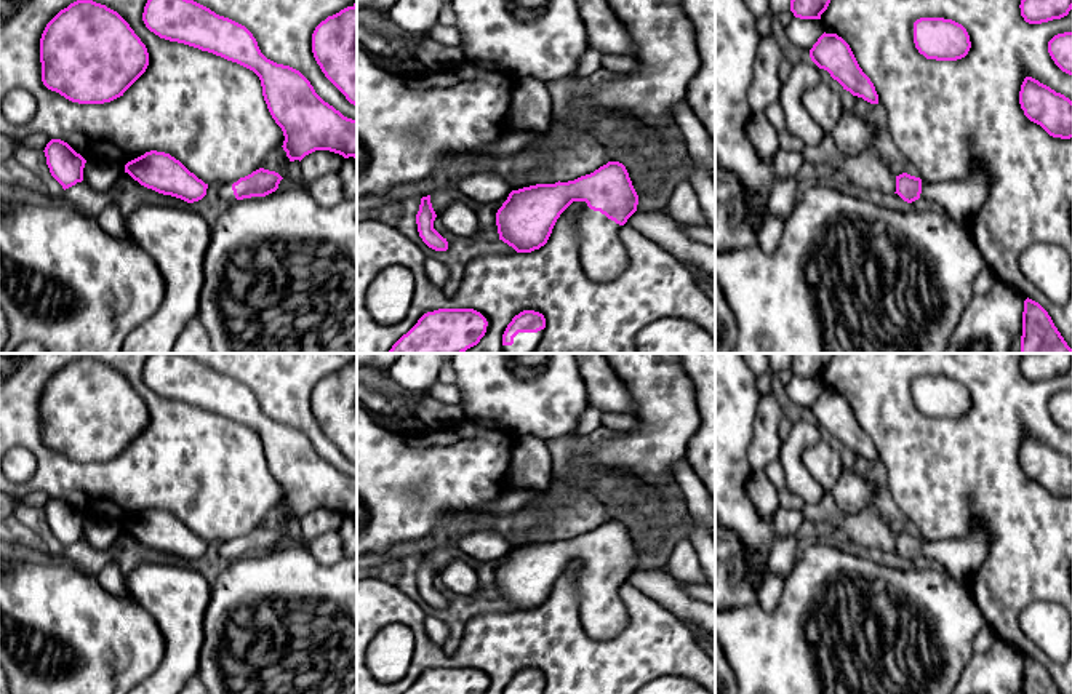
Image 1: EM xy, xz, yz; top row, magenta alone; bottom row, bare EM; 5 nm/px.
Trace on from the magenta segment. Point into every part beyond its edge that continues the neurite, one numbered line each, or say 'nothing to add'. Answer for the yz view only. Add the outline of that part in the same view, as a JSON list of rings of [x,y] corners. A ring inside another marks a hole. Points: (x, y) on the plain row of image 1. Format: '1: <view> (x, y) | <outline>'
1: yz (962, 557) | [[[978,521],[966,537],[936,542],[922,539],[920,556],[934,560],[944,571],[968,587],[987,556],[989,544],[990,536]]]

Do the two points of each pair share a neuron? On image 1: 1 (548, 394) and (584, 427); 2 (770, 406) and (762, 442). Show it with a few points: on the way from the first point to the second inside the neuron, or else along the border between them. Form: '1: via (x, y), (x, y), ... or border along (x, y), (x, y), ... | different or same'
1: border along (589, 405), (573, 432) | different
2: via (770, 414), (765, 434) | same

